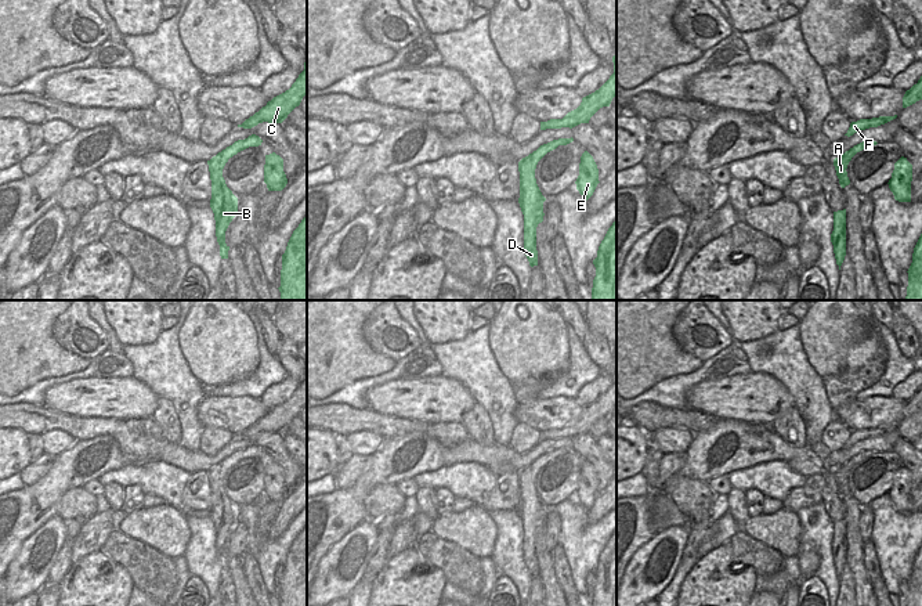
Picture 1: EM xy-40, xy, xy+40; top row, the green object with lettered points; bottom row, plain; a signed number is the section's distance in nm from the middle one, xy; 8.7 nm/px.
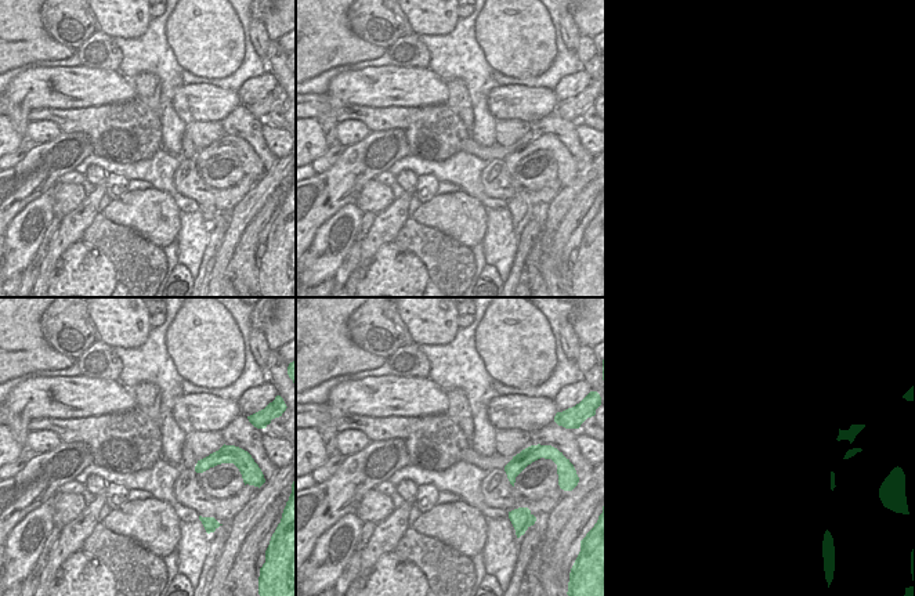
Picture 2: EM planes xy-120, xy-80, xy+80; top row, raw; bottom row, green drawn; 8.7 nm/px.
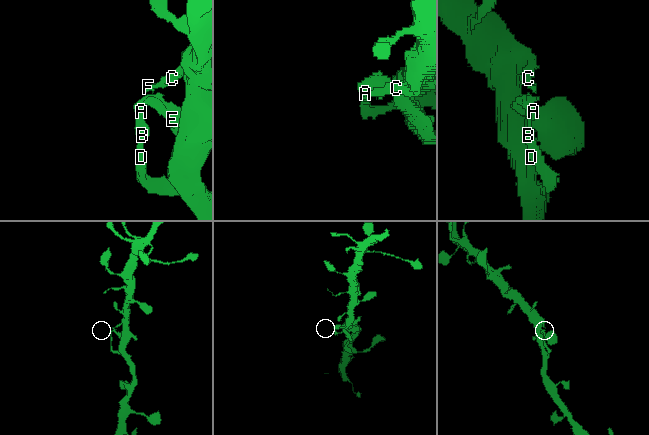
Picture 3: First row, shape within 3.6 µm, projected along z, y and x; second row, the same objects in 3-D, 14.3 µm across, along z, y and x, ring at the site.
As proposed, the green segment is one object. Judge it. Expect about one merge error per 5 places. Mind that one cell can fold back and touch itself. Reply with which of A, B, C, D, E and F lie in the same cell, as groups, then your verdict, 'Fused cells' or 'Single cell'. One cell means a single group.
Groups: A B C D E F. Single cell.

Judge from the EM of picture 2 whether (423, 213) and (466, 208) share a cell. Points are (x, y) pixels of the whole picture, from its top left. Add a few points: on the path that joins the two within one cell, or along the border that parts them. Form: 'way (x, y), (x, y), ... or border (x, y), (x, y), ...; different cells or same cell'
way (434, 212), (455, 212); same cell

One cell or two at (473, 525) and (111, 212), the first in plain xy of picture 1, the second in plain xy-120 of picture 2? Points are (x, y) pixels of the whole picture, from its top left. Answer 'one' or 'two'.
one

